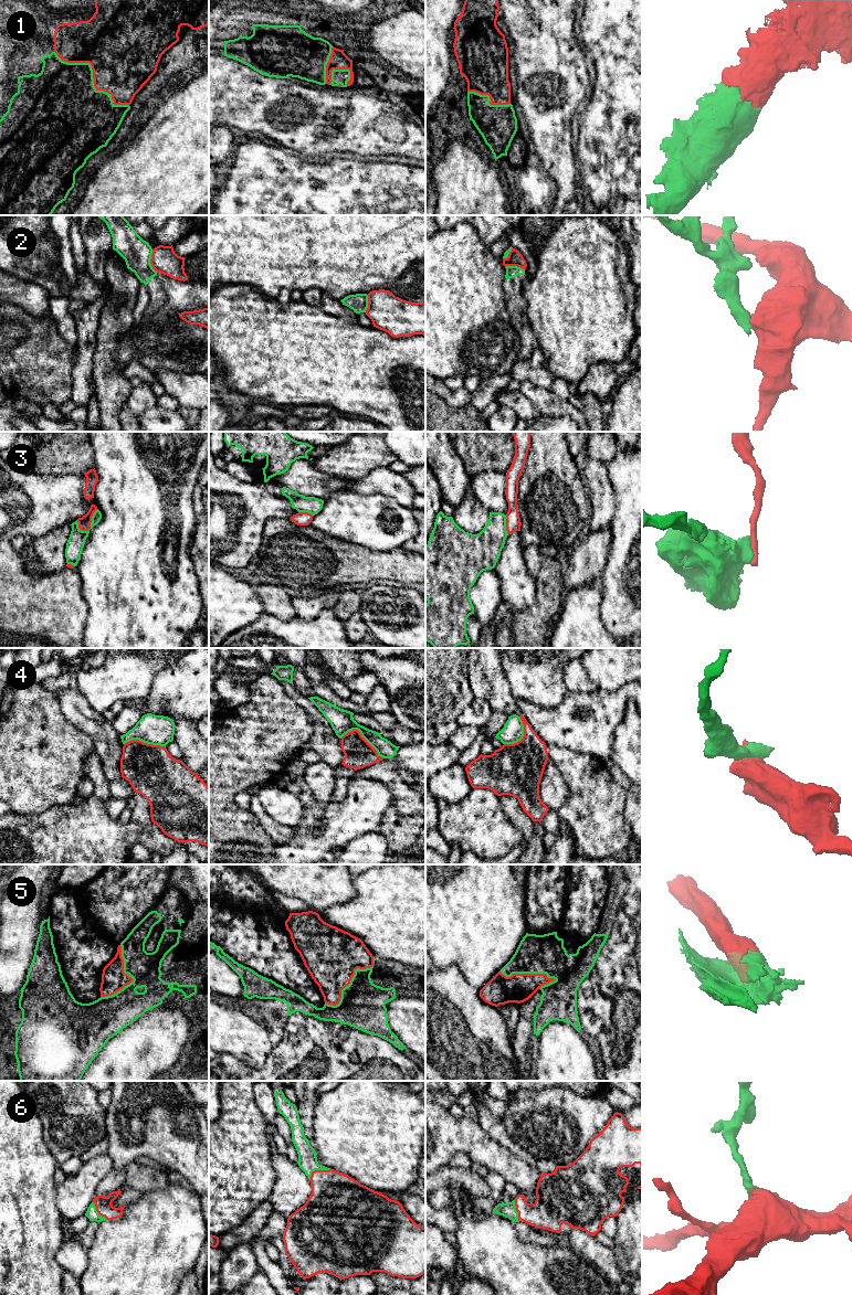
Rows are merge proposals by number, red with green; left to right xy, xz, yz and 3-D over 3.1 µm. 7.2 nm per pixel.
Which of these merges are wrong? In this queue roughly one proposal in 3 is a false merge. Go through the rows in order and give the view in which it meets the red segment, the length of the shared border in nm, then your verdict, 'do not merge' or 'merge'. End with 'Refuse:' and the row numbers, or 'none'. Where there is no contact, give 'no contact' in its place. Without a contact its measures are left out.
1: contact in xy; length 650 nm; merge
2: contact in xy; length 170 nm; do not merge
3: contact in xy; length 200 nm; do not merge
4: contact in xz; length 360 nm; do not merge
5: contact in yz; length 420 nm; merge
6: contact in xz; length 170 nm; merge
Refuse: 2, 3, 4

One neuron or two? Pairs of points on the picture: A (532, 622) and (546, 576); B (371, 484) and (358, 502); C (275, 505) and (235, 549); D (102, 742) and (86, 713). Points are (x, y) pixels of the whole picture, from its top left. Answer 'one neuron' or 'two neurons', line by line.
A: one neuron
B: two neurons
C: one neuron
D: one neuron

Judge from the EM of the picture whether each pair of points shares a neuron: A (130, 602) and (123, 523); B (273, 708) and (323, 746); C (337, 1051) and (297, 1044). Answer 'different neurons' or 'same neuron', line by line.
A: same neuron
B: different neurons
C: same neuron

